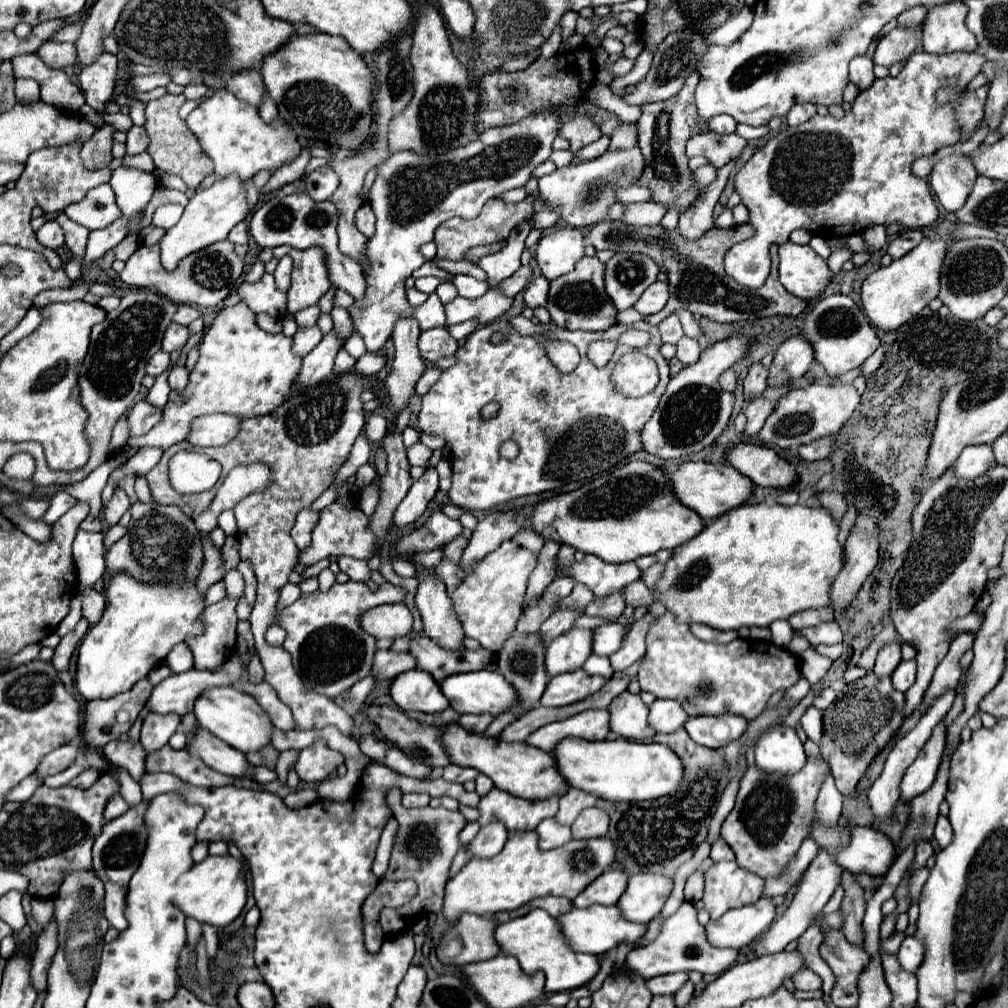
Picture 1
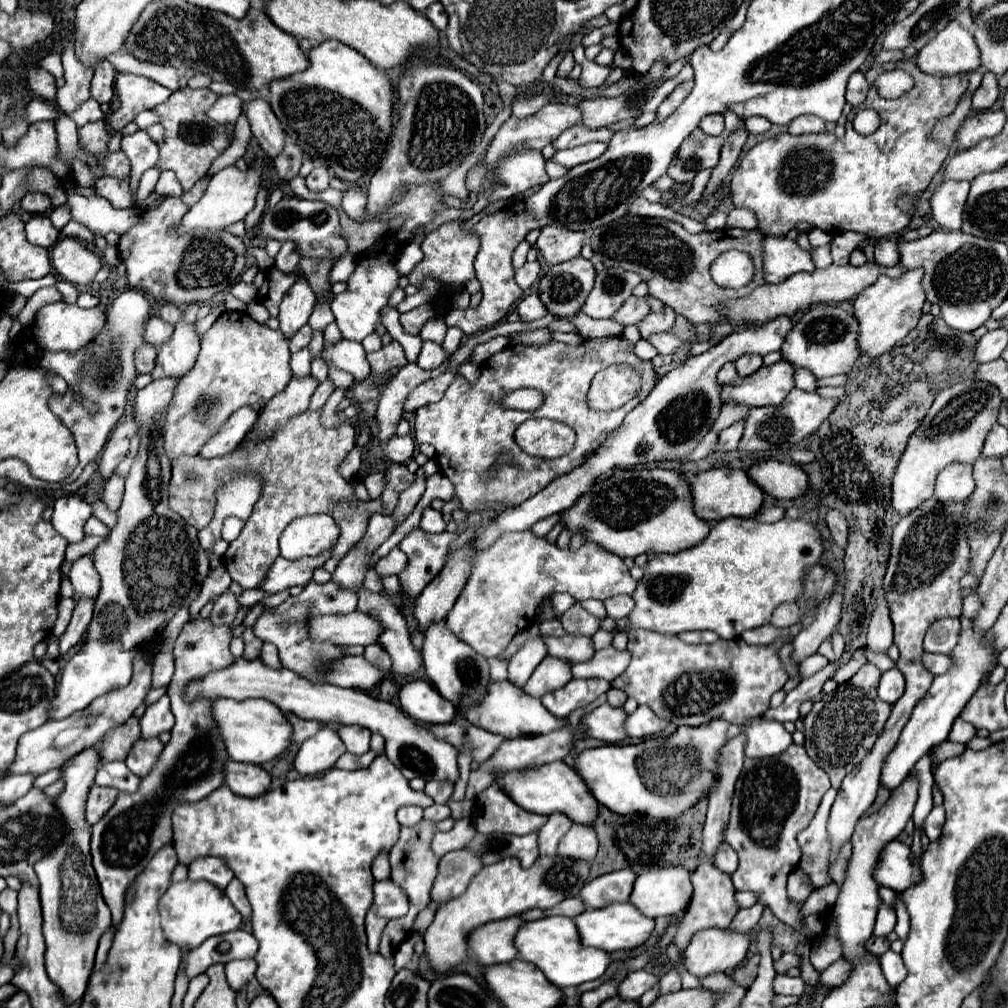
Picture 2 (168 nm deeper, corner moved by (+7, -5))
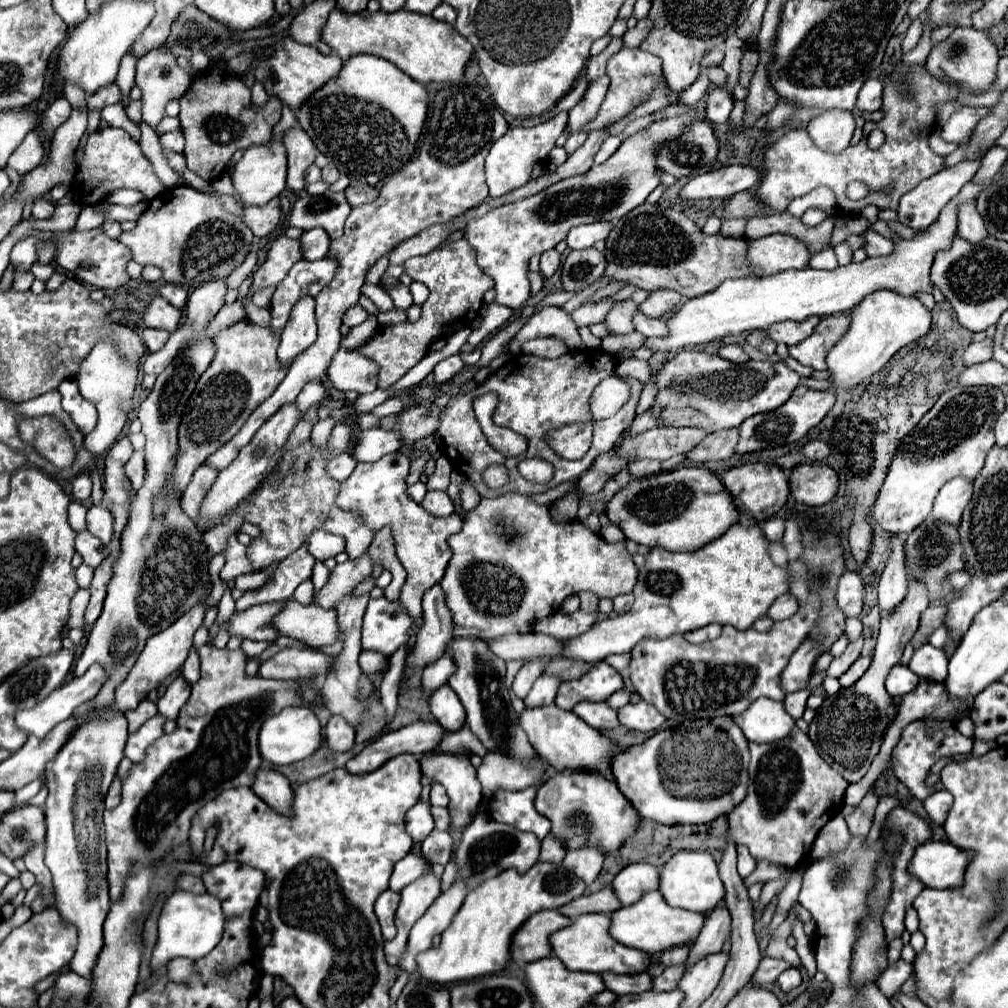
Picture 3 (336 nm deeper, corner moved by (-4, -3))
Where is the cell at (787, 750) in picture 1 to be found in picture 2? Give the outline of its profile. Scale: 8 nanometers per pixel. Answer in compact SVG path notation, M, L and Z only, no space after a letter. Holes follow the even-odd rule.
M752 718L744 724L746 730L746 756L766 758L780 756L792 744L792 736L776 720Z

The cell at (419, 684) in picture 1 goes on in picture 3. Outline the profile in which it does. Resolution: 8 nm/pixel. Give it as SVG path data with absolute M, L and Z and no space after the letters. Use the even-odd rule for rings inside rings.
M441 686L431 698L429 698L431 714L445 726L447 732L461 730L465 726L465 708L461 706L457 694L451 690L451 686Z

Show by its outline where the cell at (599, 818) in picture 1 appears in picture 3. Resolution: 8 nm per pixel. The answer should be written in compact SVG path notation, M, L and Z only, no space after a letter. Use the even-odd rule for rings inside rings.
M595 848L569 850L563 864L567 870L577 874L585 882L585 886L591 886L603 866L603 854Z

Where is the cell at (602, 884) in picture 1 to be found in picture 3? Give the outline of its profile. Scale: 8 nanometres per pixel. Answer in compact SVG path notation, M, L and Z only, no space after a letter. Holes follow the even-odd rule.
M647 862L629 864L613 880L613 890L623 906L631 906L643 894L659 888L659 868Z

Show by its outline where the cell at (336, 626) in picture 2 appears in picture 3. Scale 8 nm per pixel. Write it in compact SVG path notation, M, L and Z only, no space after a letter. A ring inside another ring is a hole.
M293 598L287 600L285 610L271 618L271 626L281 636L297 638L313 648L329 646L339 640L339 624L335 610L325 610L315 604L303 606Z

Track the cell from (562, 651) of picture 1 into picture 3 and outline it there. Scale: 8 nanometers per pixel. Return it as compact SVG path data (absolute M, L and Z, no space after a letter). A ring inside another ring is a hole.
M539 676L531 688L531 692L525 698L525 706L527 708L537 708L537 706L549 706L553 704L555 692L559 688L561 680L555 676Z

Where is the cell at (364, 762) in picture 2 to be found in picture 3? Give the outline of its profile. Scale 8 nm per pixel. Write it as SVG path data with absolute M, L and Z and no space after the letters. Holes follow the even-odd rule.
M415 722L403 726L369 742L357 756L353 756L345 764L345 770L349 774L365 774L377 770L381 764L385 764L389 758L397 754L429 752L441 742L443 734L445 730L437 722Z

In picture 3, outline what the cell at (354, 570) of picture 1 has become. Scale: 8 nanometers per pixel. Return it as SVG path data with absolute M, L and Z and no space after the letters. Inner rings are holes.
M385 596L377 600L369 600L367 612L363 616L363 650L375 650L385 656L391 656L401 644L407 644L409 634L407 630L411 628L413 620L407 616L407 612L399 606L399 602L389 602Z

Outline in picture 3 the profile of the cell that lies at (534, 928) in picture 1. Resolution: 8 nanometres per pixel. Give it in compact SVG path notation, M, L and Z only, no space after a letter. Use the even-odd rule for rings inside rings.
M583 914L571 926L557 930L551 936L553 954L565 962L569 970L583 972L615 972L615 974L639 974L645 972L651 964L651 954L641 952L637 948L627 948L611 938L609 934L609 918L607 914Z

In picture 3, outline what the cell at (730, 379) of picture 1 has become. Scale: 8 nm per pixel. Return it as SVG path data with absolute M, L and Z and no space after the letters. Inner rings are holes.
M723 344L719 348L719 356L725 360L731 360L731 362L747 362L749 360L749 356L745 354L745 350L739 344Z

